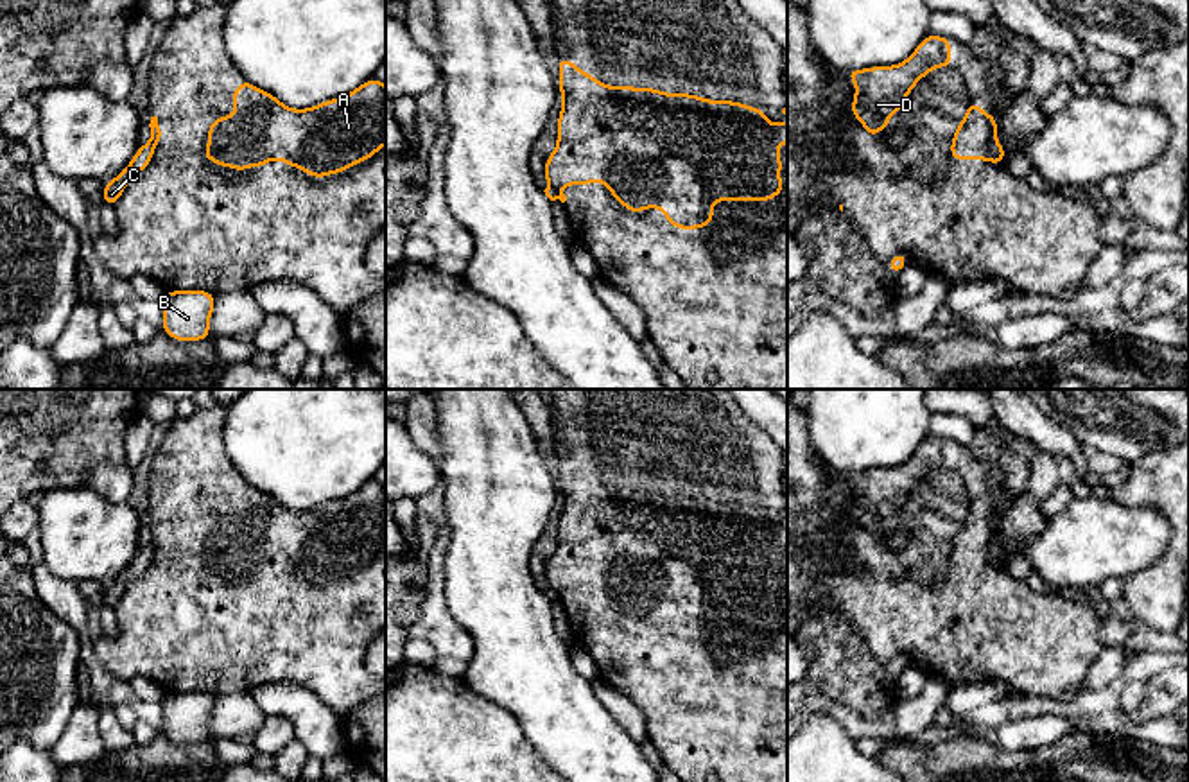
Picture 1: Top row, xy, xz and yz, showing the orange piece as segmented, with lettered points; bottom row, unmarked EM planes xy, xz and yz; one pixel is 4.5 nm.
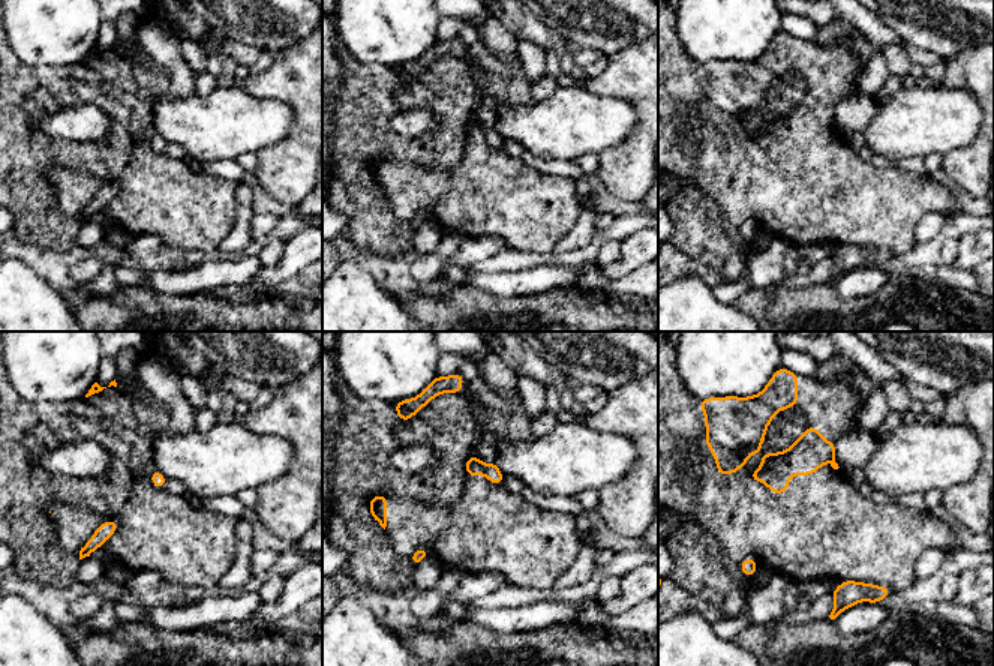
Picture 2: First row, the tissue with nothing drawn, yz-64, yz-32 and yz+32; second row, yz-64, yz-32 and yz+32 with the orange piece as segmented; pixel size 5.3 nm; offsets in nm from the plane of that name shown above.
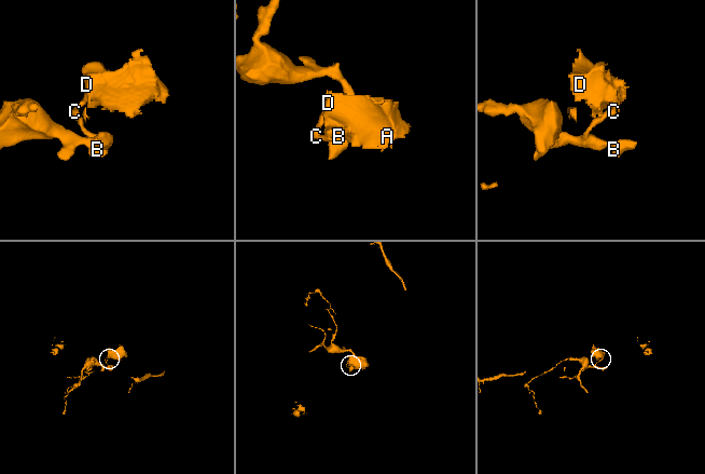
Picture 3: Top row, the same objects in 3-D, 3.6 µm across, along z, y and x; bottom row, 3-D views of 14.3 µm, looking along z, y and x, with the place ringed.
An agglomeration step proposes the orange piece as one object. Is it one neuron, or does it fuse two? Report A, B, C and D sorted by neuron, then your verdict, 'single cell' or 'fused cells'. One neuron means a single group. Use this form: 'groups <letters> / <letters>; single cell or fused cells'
groups A D / B C; fused cells

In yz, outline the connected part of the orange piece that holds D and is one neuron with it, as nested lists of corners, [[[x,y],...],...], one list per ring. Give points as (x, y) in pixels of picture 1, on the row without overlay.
[[[927,436],[902,466],[845,474],[857,488],[852,520],[863,524],[868,540],[891,527],[888,518],[900,513],[902,504],[924,477],[936,468],[952,470],[949,456],[952,443],[952,439]]]

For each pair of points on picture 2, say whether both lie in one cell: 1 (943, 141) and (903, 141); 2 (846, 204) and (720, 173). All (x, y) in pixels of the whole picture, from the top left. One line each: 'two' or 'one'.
1: one
2: one

